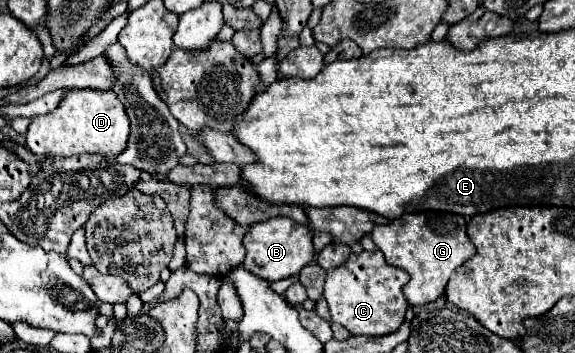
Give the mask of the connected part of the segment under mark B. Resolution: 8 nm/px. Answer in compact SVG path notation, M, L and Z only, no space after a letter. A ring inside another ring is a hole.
M271 218L265 222L253 224L243 238L243 246L247 250L243 260L245 270L249 270L251 274L267 282L275 282L275 280L283 280L299 274L301 268L311 262L315 252L311 230L307 226L301 226L299 222L293 222L291 218Z

